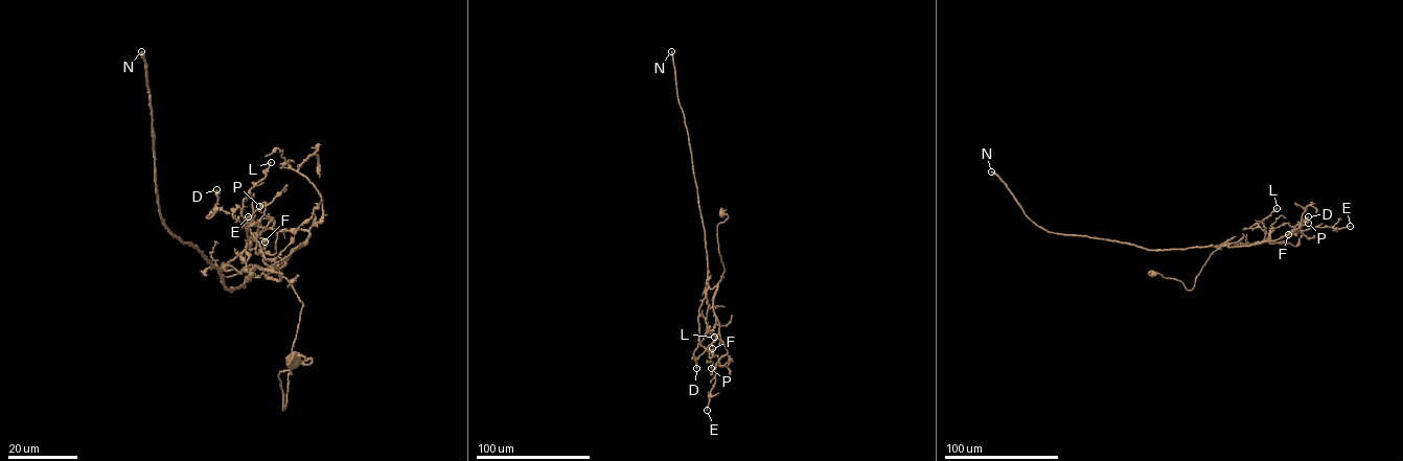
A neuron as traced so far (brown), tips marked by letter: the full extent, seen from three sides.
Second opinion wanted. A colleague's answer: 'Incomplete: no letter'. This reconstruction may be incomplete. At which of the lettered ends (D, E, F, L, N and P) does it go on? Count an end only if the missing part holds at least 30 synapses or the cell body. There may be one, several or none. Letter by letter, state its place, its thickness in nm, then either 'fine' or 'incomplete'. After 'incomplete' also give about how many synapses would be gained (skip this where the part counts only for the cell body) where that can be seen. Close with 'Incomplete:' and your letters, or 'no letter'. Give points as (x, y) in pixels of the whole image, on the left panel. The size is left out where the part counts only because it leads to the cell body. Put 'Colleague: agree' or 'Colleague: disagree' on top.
Colleague: disagree
D: (216, 189) | 200 nm | fine
E: (248, 216) | 170 nm | fine
F: (265, 241) | 550 nm | fine
L: (271, 162) | 150 nm | fine
N: (141, 51) | 480 nm | incomplete | 350 syn
P: (259, 206) | 600 nm | fine
Incomplete: N

